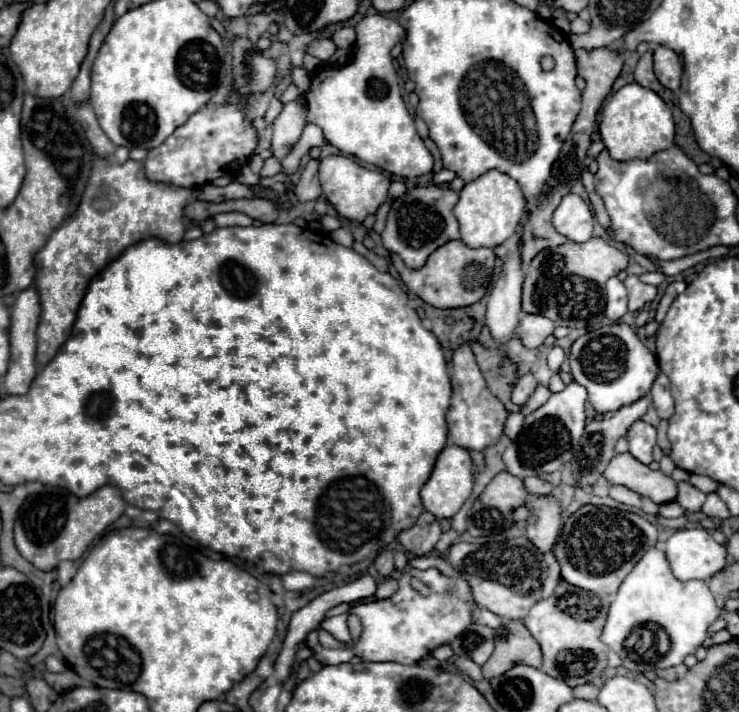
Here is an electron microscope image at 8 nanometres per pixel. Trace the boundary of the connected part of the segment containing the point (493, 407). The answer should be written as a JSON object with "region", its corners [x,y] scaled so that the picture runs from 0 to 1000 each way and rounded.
{"region":[[[636,483],[620,486],[612,497],[612,567],[604,579],[606,615],[617,626],[633,632],[658,632],[677,618],[685,584],[687,579],[682,567],[660,548],[655,525],[636,492]]]}

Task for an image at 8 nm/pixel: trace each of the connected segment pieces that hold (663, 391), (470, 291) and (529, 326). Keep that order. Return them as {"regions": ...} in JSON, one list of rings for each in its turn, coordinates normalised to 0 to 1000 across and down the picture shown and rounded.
{"regions":[[[[890,525],[882,539],[882,565],[893,587],[907,587],[912,581],[912,562],[907,553],[907,534],[901,525]]],[[[625,337],[604,340],[601,346],[595,346],[595,351],[587,351],[568,379],[549,376],[544,365],[533,357],[528,357],[528,362],[539,376],[549,404],[590,433],[628,433],[647,424],[658,413],[660,390],[666,388],[668,365],[671,365],[663,348],[641,351],[641,348],[633,348]]],[[[712,441],[698,466],[706,475],[709,486],[725,489],[736,480],[739,472],[744,472],[750,466],[750,461],[752,461],[752,455],[742,447],[736,447],[733,441]]]]}

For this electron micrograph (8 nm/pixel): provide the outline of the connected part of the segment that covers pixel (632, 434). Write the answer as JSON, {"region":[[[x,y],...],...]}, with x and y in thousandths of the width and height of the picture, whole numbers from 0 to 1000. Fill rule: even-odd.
{"region":[[[861,590],[847,610],[850,635],[866,646],[869,652],[882,649],[882,626],[888,624],[888,601],[874,596],[871,590]]]}

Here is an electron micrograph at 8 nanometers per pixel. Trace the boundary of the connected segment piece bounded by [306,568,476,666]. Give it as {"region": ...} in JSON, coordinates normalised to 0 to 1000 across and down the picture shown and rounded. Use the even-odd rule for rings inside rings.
{"region":[[[549,798],[541,809],[541,826],[530,840],[520,843],[503,843],[503,846],[487,846],[474,854],[474,860],[460,865],[447,865],[433,874],[433,882],[447,888],[457,902],[465,904],[460,913],[441,913],[430,902],[430,888],[422,885],[414,896],[417,910],[425,916],[425,924],[441,935],[441,933],[463,933],[471,930],[476,921],[487,921],[498,930],[539,930],[539,933],[563,933],[568,924],[582,919],[587,910],[609,904],[612,896],[622,893],[636,876],[639,876],[639,860],[644,857],[644,846],[639,840],[639,829],[633,817],[628,817],[620,809],[601,809],[590,798],[579,801],[563,801]],[[566,812],[574,817],[574,823],[582,826],[579,837],[566,834],[566,829],[558,826],[555,815]],[[471,862],[482,862],[490,874],[490,890],[484,899],[474,893],[474,885],[468,879]]]}

